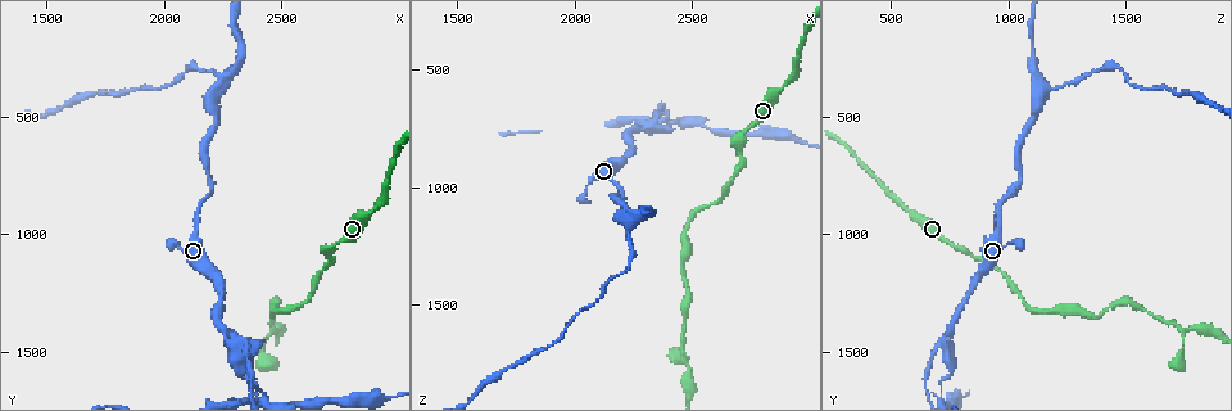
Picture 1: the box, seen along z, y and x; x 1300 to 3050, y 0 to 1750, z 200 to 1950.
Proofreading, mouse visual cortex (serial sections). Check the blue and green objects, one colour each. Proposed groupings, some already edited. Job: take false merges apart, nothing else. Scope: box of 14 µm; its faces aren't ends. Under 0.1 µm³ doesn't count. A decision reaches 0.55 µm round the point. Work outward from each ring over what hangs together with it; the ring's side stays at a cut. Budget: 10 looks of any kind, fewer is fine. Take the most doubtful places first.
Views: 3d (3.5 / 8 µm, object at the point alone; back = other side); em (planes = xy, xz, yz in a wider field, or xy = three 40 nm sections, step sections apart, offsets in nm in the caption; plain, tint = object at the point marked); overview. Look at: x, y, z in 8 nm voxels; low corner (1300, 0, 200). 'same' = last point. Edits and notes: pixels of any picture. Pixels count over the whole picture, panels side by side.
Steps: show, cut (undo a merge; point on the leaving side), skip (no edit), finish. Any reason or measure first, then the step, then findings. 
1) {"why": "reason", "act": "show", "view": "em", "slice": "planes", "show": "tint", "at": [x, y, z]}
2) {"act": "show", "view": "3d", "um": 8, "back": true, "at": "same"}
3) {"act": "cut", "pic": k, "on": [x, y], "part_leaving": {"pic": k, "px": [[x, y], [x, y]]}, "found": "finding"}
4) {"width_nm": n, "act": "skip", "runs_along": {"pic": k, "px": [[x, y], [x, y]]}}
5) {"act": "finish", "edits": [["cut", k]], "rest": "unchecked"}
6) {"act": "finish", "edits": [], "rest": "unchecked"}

{"why": "a fork", "act": "show", "view": "3d", "um": 8, "at": [2320, 1460, 740]}

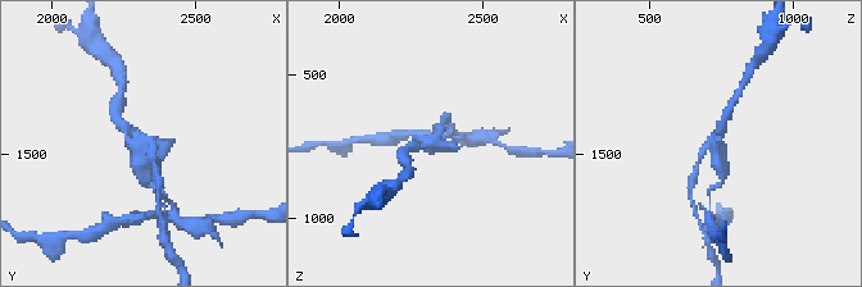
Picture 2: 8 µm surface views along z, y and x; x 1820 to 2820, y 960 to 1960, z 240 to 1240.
{"why": "need the tissue", "act": "show", "view": "em", "slice": "xy", "step": 1, "show": "tint", "at": [2330, 1460, 730]}

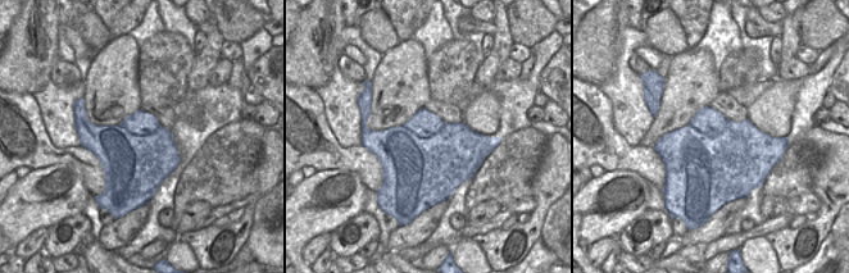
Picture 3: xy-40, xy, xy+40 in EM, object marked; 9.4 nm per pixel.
{"act": "cut", "pic": 2, "on": [722, 163], "border": {"pic": 3, "px": [[445, 123], [430, 136], [403, 124]]}, "found": "a second cell is stuck on"}

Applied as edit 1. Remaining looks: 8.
{"why": "branch point", "act": "show", "view": "em", "slice": "xy", "step": 5, "show": "tint", "at": [2220, 390, 1150]}

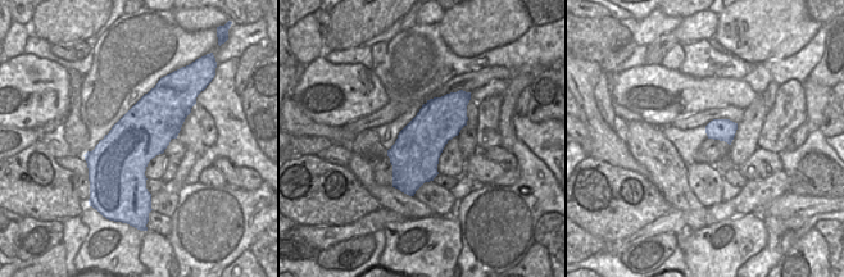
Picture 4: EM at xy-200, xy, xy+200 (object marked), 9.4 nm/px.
{"act": "show", "view": "3d", "um": 3.5, "back": true, "at": "same"}

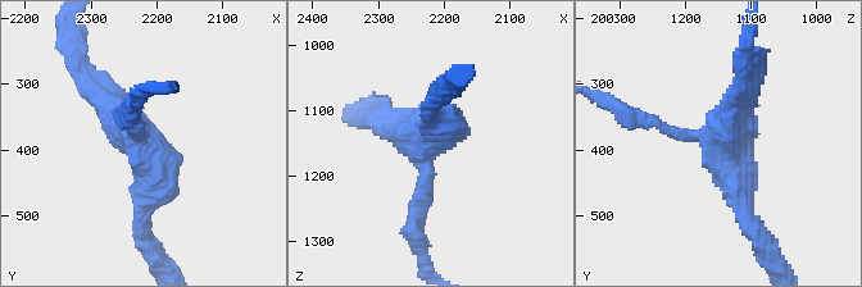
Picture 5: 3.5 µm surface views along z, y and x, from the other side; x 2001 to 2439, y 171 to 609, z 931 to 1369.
{"act": "skip", "runs_along": {"pic": 5, "px": [[745, 215], [716, 137], [640, 118]]}, "found": "one cell here"}

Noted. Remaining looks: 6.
{"why": "redraw", "act": "show", "view": "overview"}

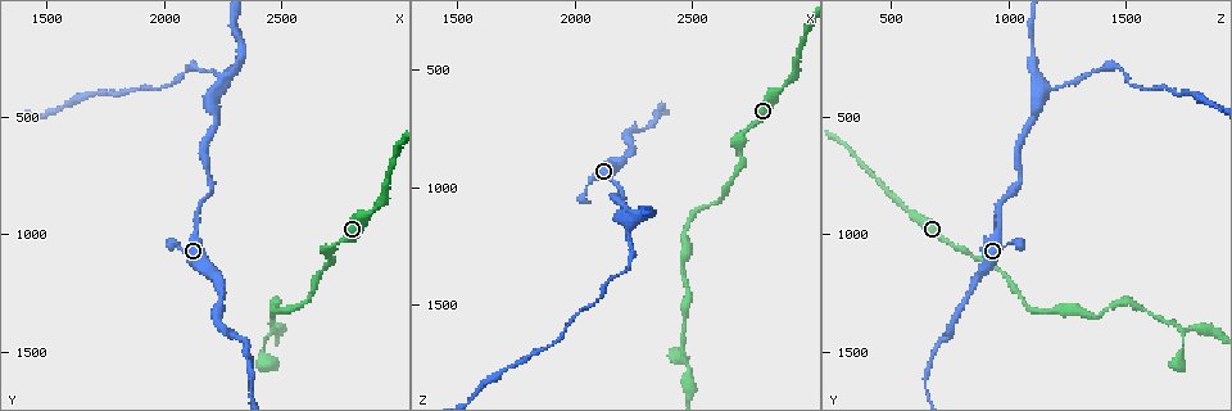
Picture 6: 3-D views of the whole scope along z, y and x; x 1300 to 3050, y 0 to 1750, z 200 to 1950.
{"why": "a fork", "act": "show", "view": "3d", "um": 3.5, "at": [2460, 1400, 1730]}

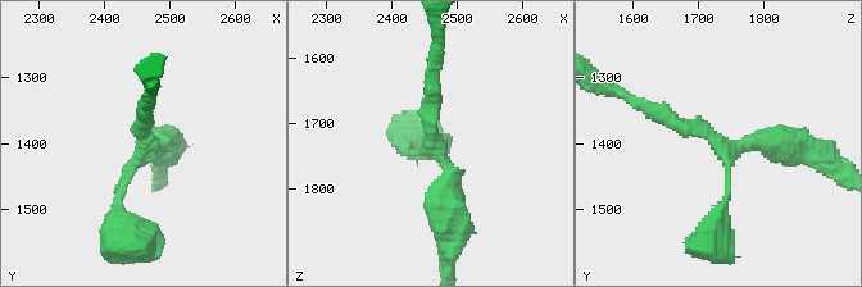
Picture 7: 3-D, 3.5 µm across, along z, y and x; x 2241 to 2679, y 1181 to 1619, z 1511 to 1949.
{"arm_widths_nm": [100, 200, 400], "act": "skip", "runs_along": {"pic": 7, "px": [[144, 108], [148, 147], [117, 199], [121, 222]]}, "found": "all the same cell"}

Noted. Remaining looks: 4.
{"act": "finish", "edits": [["cut", 2]], "rest": "unchecked"}

